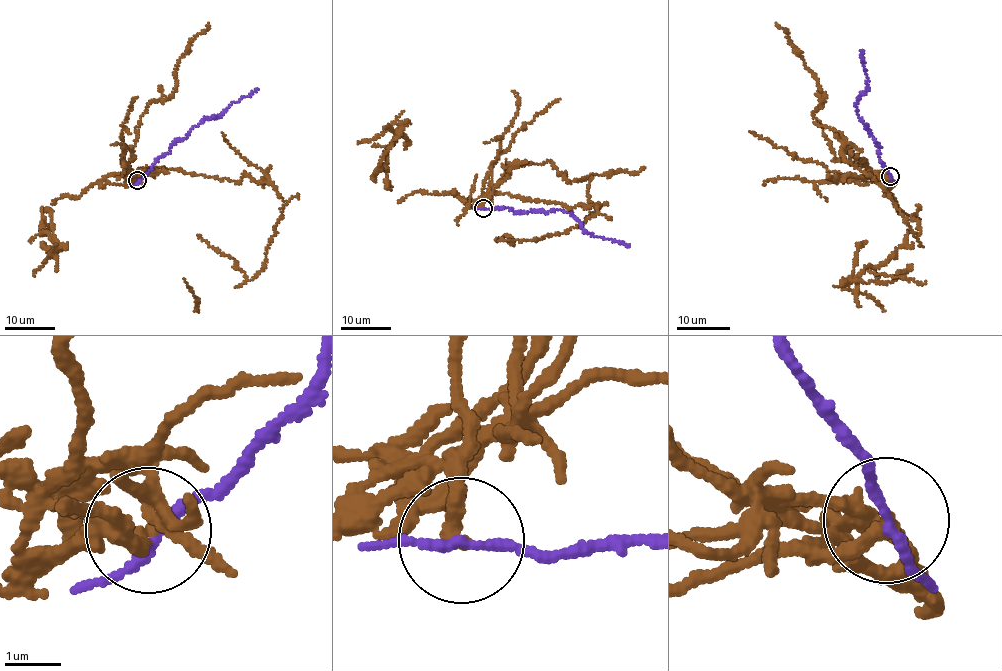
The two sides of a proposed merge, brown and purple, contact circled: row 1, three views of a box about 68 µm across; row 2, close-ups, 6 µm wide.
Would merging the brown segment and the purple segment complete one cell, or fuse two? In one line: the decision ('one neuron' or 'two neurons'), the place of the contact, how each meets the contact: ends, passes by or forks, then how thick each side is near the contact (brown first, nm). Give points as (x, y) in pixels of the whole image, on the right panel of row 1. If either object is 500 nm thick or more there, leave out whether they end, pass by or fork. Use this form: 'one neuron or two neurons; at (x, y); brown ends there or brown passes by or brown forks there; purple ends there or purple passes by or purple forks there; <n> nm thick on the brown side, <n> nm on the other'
two neurons; at (890, 176); brown ends there; purple passes by; 300 nm thick on the brown side, 160 nm on the other

